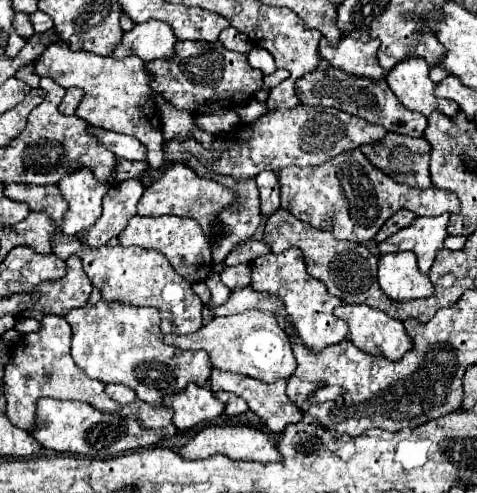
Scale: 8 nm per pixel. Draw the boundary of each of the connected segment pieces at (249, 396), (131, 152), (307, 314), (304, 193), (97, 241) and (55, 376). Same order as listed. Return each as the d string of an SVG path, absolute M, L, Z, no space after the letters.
M212 369L212 375L210 375L210 389L214 393L218 391L228 391L228 393L236 393L238 397L242 397L248 407L266 423L266 427L270 431L282 431L288 423L296 423L302 419L302 413L298 411L298 407L288 399L286 395L286 379L280 379L276 383L262 383L262 381L256 381L252 377L244 377L244 375L236 375L236 373L230 373L230 371L220 371L220 369Z
M88 125L88 135L96 137L100 145L110 149L120 159L132 159L132 161L144 161L146 159L146 149L136 137L120 135L120 133L106 131L106 129L100 129L94 125Z
M286 249L280 255L268 253L258 257L252 263L252 289L278 297L282 301L286 309L286 317L292 321L294 331L298 333L304 347L310 349L312 353L320 353L322 349L330 345L338 345L348 337L348 325L338 317L334 317L332 313L342 301L330 295L322 281L306 273L300 249Z
M360 149L344 151L320 167L284 167L276 171L276 177L280 183L282 209L290 211L296 219L306 221L312 227L330 231L336 239L348 239L356 243L374 239L380 227L398 209L410 209L418 215L460 211L460 203L454 193L436 187L416 189L400 185L376 169Z
M138 179L112 185L102 201L102 217L96 221L96 225L92 225L92 229L86 229L78 237L90 247L108 243L120 233L120 229L124 229L124 225L128 225L130 217L136 215L136 205L142 197L142 191L144 187Z
M48 315L40 323L42 323L40 331L28 333L16 343L16 347L12 351L12 359L4 369L4 393L6 393L8 419L16 427L30 431L32 425L28 425L28 419L34 417L36 401L40 397L80 399L80 401L92 405L94 409L98 409L102 413L112 413L112 415L120 413L122 405L106 395L104 383L90 379L72 361L72 355L70 355L70 337L72 337L70 325L56 315Z

